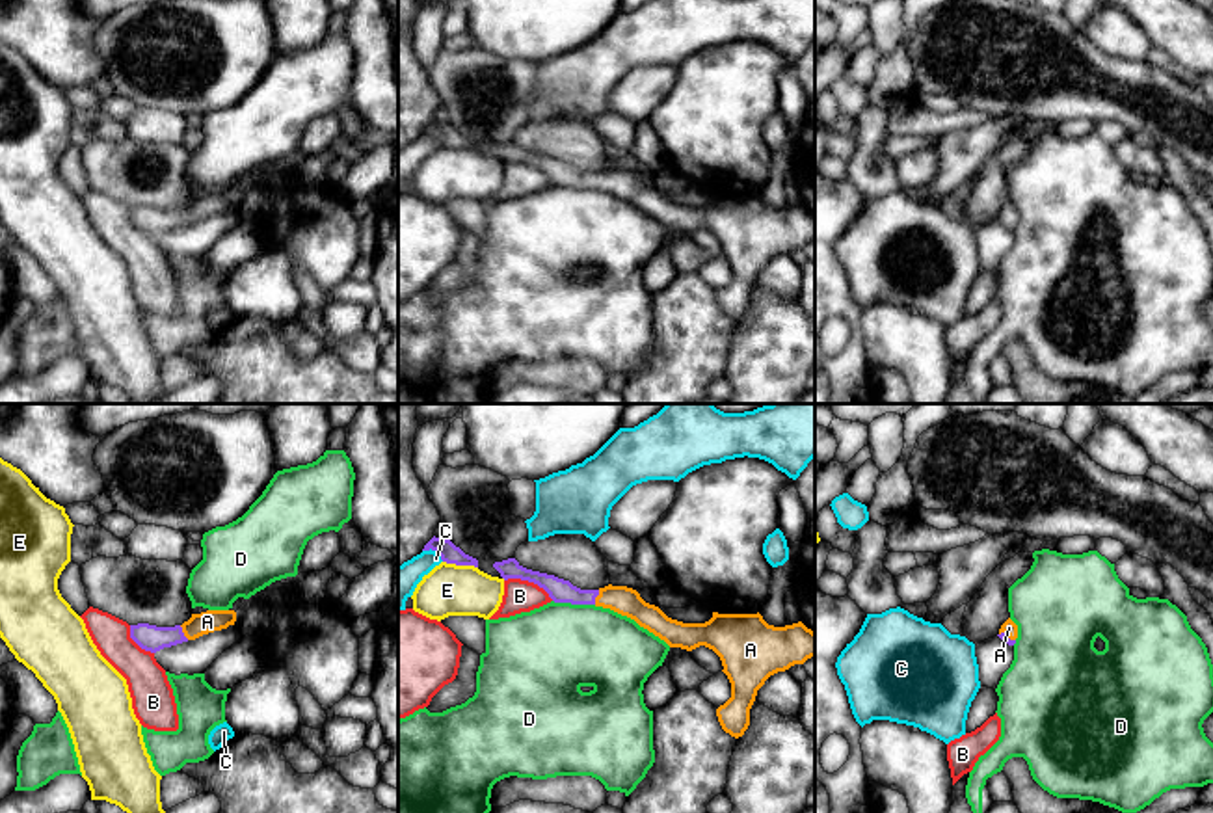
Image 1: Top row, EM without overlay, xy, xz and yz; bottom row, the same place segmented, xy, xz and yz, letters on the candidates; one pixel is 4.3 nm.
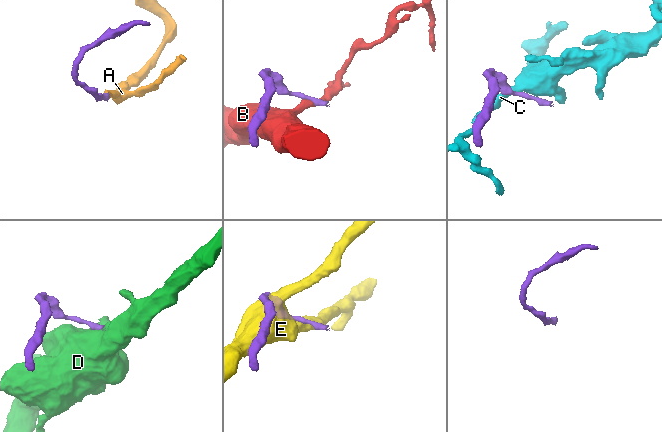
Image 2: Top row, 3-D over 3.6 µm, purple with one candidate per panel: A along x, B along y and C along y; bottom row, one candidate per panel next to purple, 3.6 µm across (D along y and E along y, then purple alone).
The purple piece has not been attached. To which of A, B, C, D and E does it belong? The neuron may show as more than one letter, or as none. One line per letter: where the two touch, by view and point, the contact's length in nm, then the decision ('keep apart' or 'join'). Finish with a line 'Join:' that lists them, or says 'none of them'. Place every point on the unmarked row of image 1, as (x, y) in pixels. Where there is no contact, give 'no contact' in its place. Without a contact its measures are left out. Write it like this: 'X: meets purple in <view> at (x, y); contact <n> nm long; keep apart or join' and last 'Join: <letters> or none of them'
A: meets purple in xy at (183, 216); contact 80 nm long; join
B: meets purple in xz at (529, 164); contact 240 nm long; keep apart
C: meets purple in xz at (434, 133); contact 110 nm long; keep apart
D: meets purple in xz at (573, 186); contact 190 nm long; keep apart
E: meets purple in xz at (460, 147); contact 160 nm long; keep apart
Join: A

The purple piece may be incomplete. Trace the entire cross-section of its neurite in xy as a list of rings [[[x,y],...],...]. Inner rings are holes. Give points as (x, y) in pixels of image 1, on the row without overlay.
[[[207,193],[201,197],[192,197],[188,205],[175,210],[156,210],[149,207],[130,208],[130,221],[141,233],[156,236],[164,231],[171,231],[208,216],[227,212],[229,208],[234,208],[234,205],[234,193]]]

